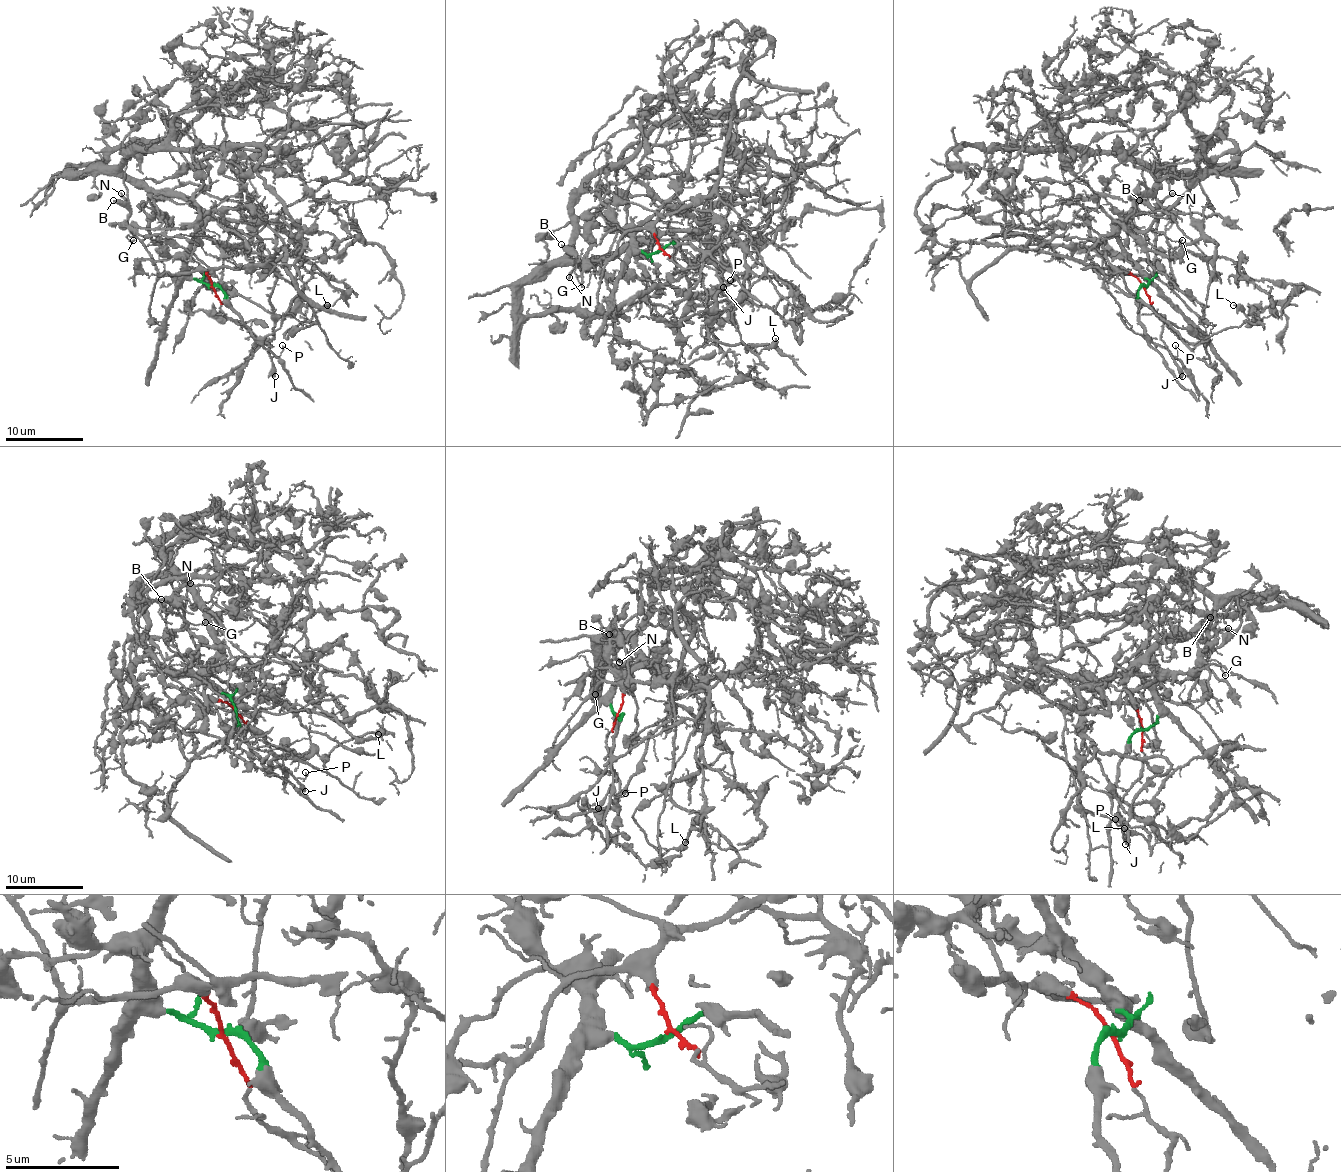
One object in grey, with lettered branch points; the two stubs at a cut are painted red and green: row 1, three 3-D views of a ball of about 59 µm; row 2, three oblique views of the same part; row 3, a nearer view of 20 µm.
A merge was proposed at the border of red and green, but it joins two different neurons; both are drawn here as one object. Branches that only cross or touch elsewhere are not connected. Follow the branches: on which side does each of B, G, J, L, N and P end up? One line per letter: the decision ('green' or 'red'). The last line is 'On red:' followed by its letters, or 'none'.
B: red
G: red
J: red
L: red
N: red
P: red
On red: B, G, J, L, N, P

